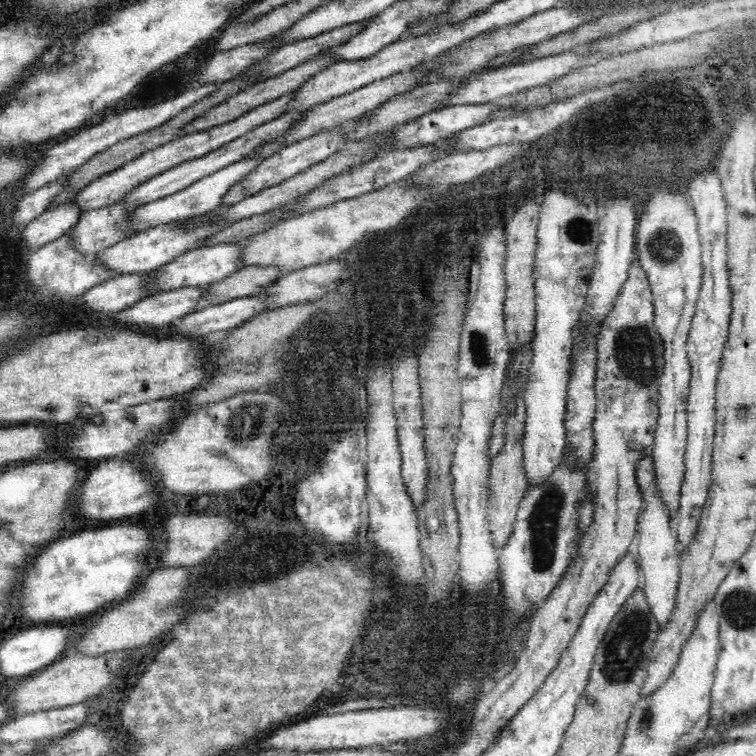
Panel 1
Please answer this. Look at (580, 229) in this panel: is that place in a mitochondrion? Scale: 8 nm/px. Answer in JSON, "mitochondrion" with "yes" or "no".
{"mitochondrion":"yes"}

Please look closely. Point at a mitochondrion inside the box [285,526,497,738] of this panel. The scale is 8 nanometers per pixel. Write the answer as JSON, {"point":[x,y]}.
{"point":[441,639]}

